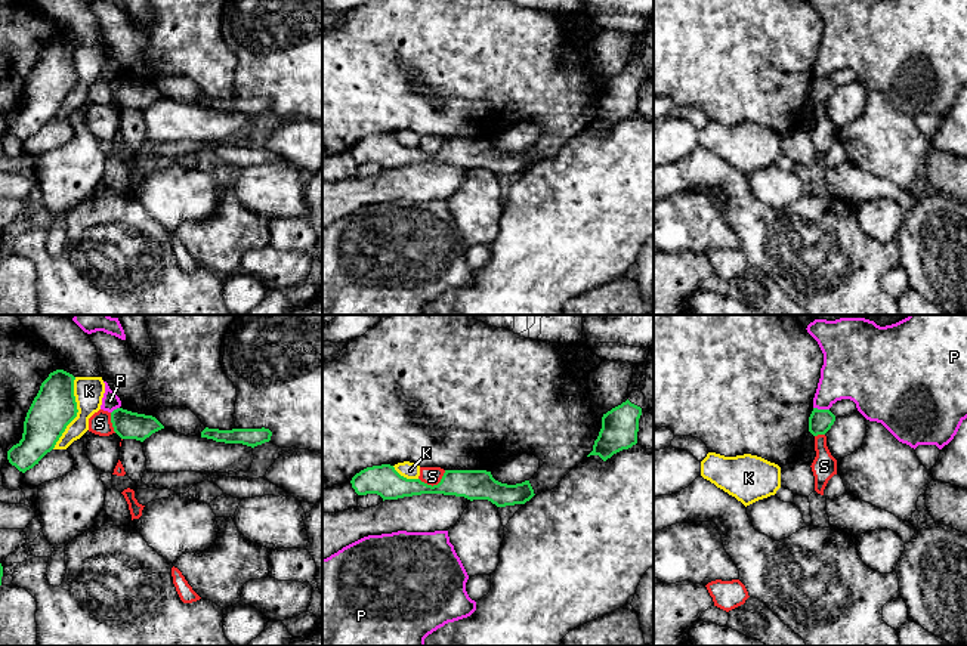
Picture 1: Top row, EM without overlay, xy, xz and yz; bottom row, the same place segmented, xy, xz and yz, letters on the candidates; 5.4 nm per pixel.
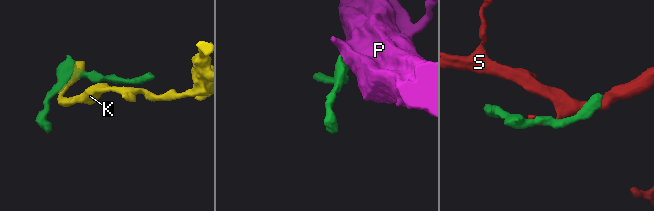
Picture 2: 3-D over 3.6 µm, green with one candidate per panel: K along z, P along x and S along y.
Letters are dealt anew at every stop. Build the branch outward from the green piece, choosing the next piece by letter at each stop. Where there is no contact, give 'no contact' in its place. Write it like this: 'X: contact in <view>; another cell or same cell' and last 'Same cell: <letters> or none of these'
K: contact in xy; another cell
P: contact in yz; another cell
S: contact in xz; another cell
Same cell: none of these

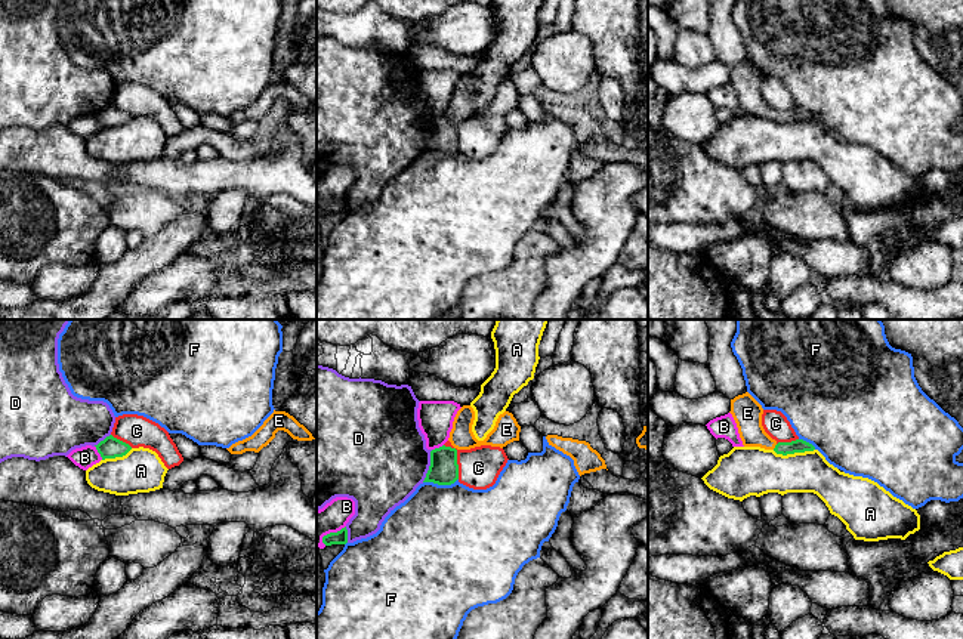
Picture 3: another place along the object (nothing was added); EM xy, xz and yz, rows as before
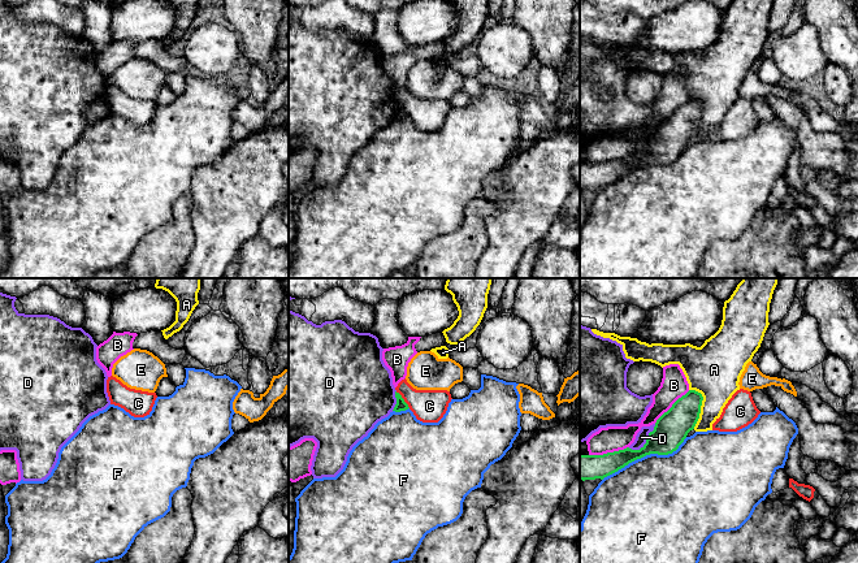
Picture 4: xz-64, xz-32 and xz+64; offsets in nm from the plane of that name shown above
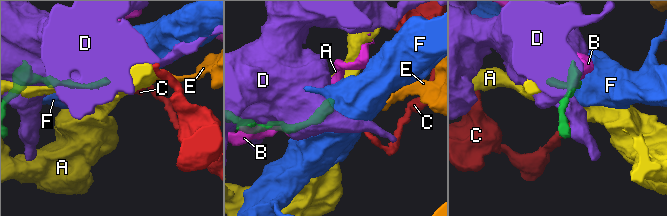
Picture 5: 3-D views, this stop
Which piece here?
A: contact in yz; another cell
B: contact in xy; another cell
C: contact in xz; another cell
D: contact in xz; another cell
E: contact in yz; same cell
F: contact in xz; another cell
Same cell: E

